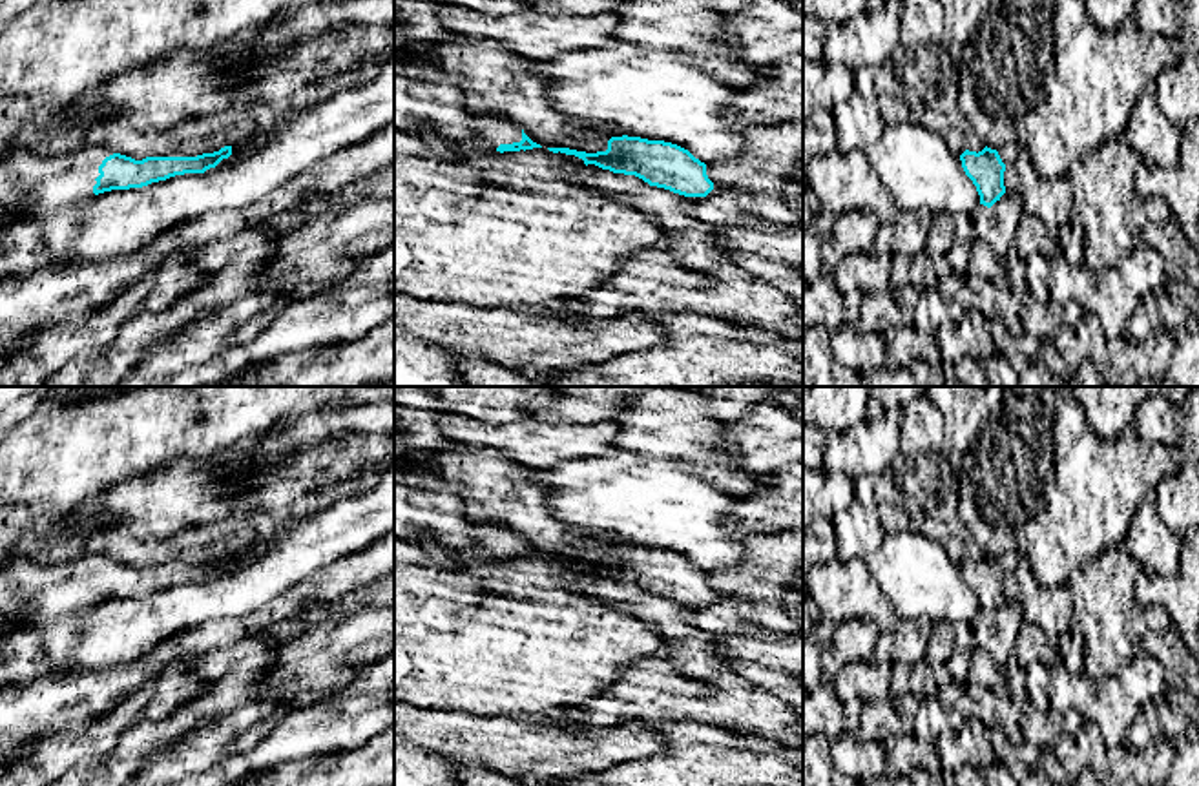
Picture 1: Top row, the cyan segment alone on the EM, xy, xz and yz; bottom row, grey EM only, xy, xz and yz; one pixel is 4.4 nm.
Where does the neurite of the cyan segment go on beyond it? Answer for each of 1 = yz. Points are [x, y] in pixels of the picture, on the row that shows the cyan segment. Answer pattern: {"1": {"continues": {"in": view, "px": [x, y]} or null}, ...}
{"1": {"continues": null}}

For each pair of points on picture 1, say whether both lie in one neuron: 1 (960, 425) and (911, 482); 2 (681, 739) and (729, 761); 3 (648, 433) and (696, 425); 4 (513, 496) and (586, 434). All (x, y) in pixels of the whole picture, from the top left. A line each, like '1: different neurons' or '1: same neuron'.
1: different neurons
2: same neuron
3: same neuron
4: different neurons

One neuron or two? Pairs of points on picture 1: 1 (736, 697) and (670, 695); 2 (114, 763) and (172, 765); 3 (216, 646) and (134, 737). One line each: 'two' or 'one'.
1: one
2: two
3: one

